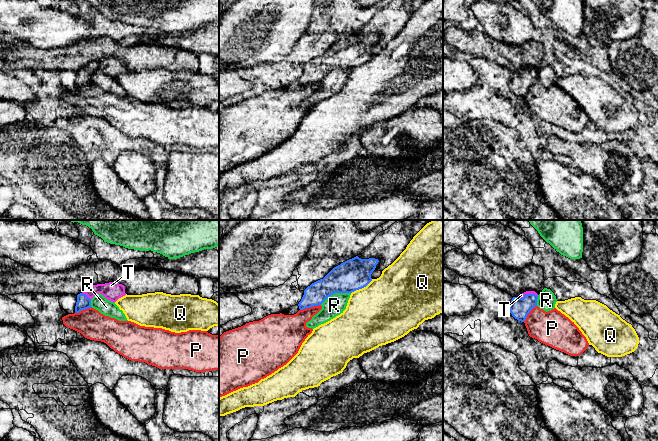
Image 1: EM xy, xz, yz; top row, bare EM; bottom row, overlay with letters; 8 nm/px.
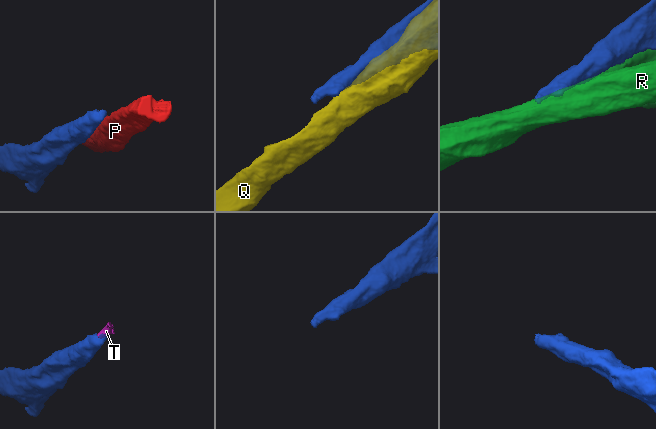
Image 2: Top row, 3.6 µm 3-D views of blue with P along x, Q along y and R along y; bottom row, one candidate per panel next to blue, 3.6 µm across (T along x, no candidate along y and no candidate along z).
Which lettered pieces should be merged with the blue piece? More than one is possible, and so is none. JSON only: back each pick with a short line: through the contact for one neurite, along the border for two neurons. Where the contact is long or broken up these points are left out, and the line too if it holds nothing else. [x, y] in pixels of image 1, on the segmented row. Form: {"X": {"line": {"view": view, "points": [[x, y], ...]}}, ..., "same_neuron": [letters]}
{"T": {"line": {"view": "yz", "points": [[519, 307], [527, 299], [527, 294], [527, 292]]}}, "same_neuron": ["T"]}

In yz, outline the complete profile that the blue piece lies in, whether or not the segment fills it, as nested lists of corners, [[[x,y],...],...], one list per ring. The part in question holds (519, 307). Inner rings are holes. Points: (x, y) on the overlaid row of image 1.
[[[526,291],[518,297],[513,297],[509,311],[518,321],[524,322],[530,311],[537,306],[538,294],[535,291]]]

